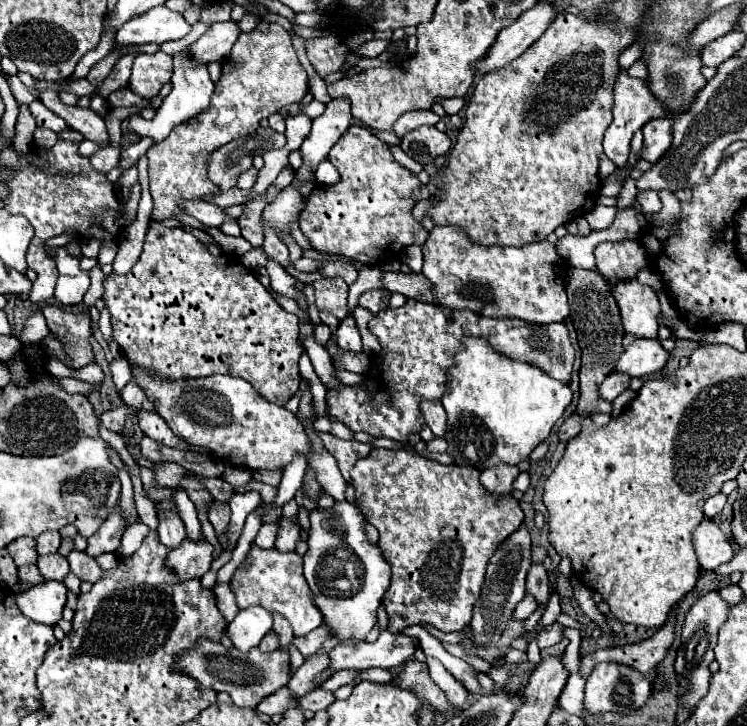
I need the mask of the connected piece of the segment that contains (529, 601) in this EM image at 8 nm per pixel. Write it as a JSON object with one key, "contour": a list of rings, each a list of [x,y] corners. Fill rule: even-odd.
{"contour":[[[527,593],[527,595],[523,597],[523,601],[519,601],[519,605],[515,607],[515,611],[513,611],[513,613],[515,613],[515,617],[517,617],[517,619],[521,619],[521,621],[523,621],[523,619],[527,619],[527,617],[537,609],[537,605],[539,605],[539,603],[535,601],[535,597],[531,597],[531,595]]]}

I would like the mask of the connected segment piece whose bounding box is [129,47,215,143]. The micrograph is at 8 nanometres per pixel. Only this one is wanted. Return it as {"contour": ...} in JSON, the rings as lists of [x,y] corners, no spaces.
{"contour":[[[185,47],[183,51],[179,51],[179,53],[173,55],[173,77],[171,77],[171,85],[173,85],[171,93],[163,99],[163,105],[157,109],[157,115],[151,121],[143,121],[141,115],[131,115],[129,117],[129,129],[131,131],[135,131],[141,137],[153,137],[155,143],[157,141],[163,141],[171,133],[171,129],[175,125],[179,125],[179,123],[195,117],[203,109],[207,109],[209,107],[209,99],[211,99],[213,89],[215,89],[215,85],[213,85],[213,81],[209,77],[207,65],[201,63],[201,61],[197,61],[193,57],[193,53],[189,51],[189,47]]]}

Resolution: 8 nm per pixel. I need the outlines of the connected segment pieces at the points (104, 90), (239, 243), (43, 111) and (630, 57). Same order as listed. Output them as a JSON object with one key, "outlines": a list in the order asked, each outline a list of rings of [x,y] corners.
{"outlines":[[[[128,53],[117,61],[103,84],[97,88],[100,96],[106,99],[110,93],[128,86],[135,56],[135,53]]],[[[207,226],[205,227],[204,232],[209,233],[209,235],[221,246],[223,251],[228,254],[242,256],[253,248],[253,246],[242,236],[234,237],[225,235],[220,229],[215,227]]],[[[33,101],[33,103],[29,105],[29,111],[31,111],[31,115],[35,117],[35,121],[37,121],[39,127],[53,129],[55,133],[63,133],[65,129],[69,129],[69,125],[65,125],[65,121],[63,121],[61,117],[57,117],[55,113],[51,113],[51,111],[49,111],[43,103],[39,103],[39,101]]],[[[635,42],[632,46],[627,47],[621,55],[619,55],[619,67],[621,69],[627,69],[629,65],[633,65],[635,61],[641,58],[643,53],[642,43]]]]}

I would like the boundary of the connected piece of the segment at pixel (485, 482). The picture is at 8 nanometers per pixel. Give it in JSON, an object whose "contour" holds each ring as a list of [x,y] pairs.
{"contour":[[[497,465],[493,469],[487,469],[481,473],[481,485],[497,495],[497,497],[503,497],[503,495],[511,495],[515,489],[513,489],[513,481],[517,479],[519,475],[519,467],[513,467],[513,465]]]}

